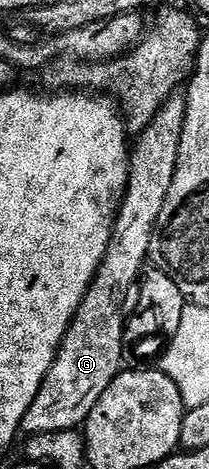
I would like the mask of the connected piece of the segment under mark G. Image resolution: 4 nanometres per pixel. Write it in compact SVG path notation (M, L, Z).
M182 91L172 92L157 114L138 133L133 140L131 165L127 189L119 202L119 211L115 213L115 225L111 231L111 241L107 247L101 266L95 271L95 277L89 289L83 295L81 306L75 315L75 321L69 326L65 338L61 342L59 352L55 356L53 366L41 382L41 390L37 390L37 398L33 398L33 406L25 410L22 431L28 437L49 434L50 432L70 432L86 425L87 415L97 406L101 394L109 390L109 386L124 371L123 356L123 325L125 323L125 308L123 299L132 295L137 281L149 260L153 230L157 226L157 218L161 218L161 206L165 206L165 198L169 198L169 186L173 186L173 174L177 174L177 154L181 150L181 130L185 130L185 114L187 113L187 98Z

